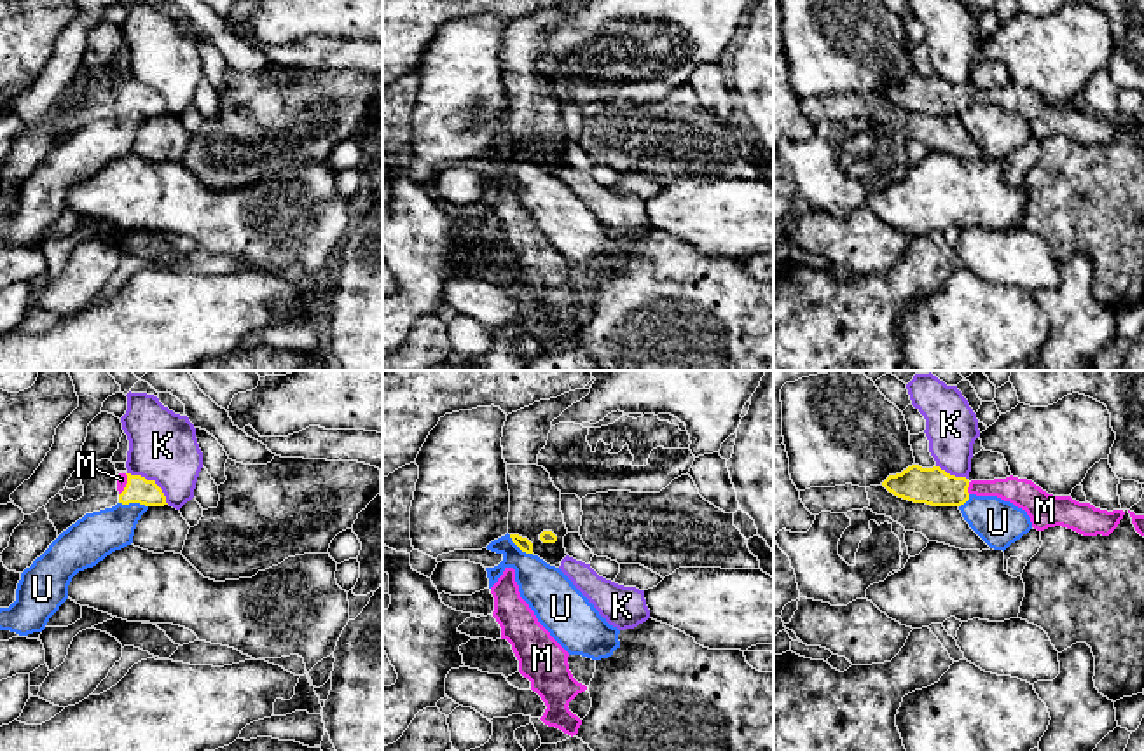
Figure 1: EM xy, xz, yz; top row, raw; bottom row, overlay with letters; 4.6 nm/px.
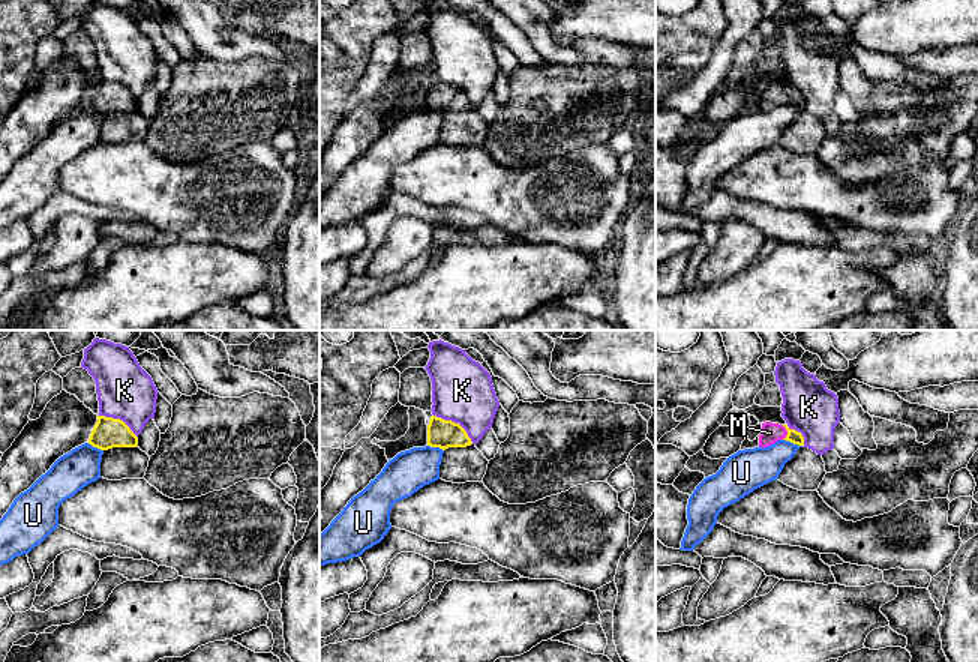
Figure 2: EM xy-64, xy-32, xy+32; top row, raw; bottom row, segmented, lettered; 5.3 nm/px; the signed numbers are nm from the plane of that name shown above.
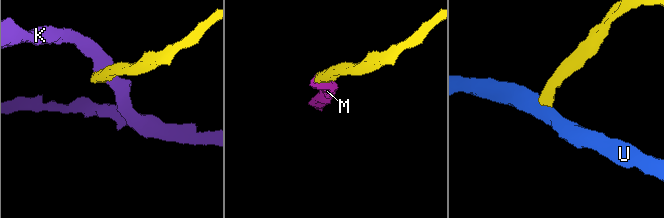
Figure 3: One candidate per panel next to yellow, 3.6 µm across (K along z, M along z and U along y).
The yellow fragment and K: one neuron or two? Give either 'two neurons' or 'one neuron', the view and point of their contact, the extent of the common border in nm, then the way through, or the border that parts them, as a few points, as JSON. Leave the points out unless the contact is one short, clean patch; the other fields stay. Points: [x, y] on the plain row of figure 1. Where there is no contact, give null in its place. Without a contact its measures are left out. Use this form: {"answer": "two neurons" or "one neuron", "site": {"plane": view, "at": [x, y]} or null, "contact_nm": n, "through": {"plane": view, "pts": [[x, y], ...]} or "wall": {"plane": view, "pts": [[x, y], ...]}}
{"answer": "two neurons", "site": {"plane": "xy", "at": [152, 89]}, "contact_nm": 240, "wall": {"plane": "xy", "pts": [[128, 81], [151, 88], [168, 112]]}}

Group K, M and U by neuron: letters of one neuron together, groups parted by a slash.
K / M / U

